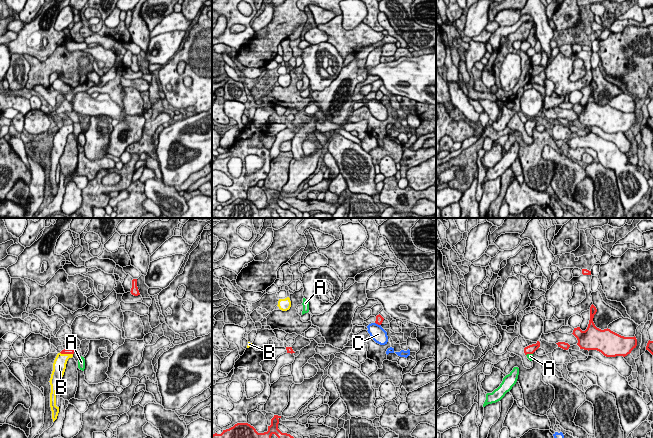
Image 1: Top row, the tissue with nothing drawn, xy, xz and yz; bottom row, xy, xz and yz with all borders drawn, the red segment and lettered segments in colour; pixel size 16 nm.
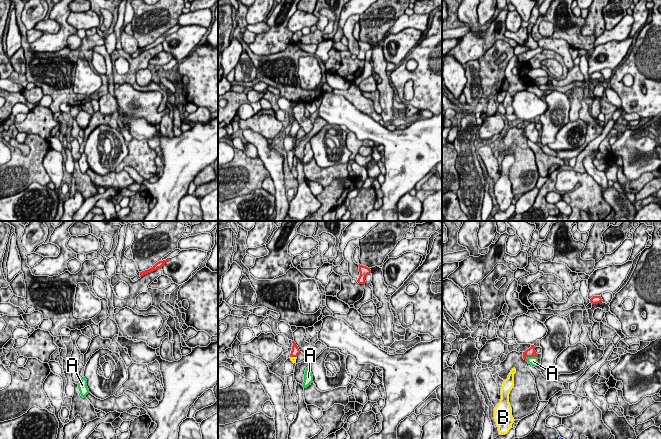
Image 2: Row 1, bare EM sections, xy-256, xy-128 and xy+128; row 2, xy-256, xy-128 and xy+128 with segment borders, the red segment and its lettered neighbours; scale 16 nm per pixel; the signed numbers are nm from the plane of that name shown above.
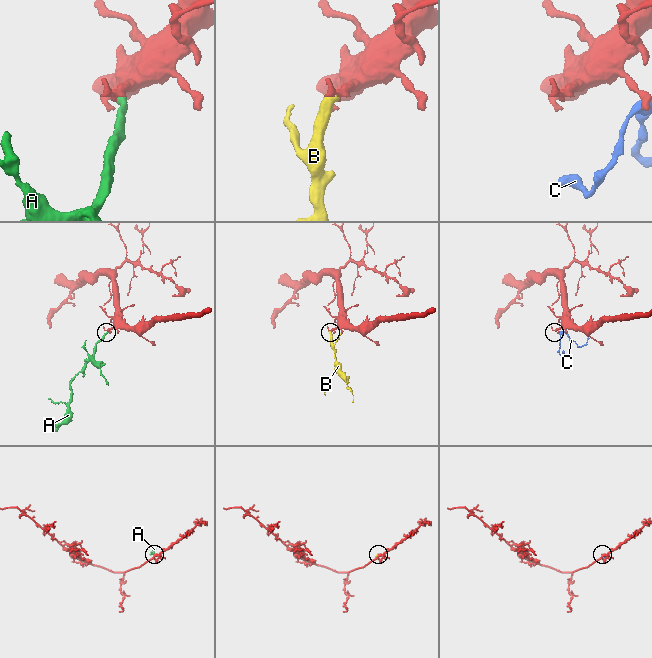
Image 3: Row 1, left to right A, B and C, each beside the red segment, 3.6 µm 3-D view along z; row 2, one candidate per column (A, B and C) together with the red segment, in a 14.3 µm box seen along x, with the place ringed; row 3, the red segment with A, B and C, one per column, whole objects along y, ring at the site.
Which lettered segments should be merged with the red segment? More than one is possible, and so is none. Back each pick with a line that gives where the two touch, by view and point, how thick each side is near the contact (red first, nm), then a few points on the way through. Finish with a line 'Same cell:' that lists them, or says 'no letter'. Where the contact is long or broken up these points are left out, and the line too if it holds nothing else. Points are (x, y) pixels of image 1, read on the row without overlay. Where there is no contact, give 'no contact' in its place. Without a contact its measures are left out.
A: meets red in yz at (529, 129); 140 nm thick on the red side, 100 nm on the other
B: meets red in xy at (66, 129); 100 nm thick on the red side, 220 nm on the other
Same cell: A, B

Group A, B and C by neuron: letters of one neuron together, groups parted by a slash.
A B / C

